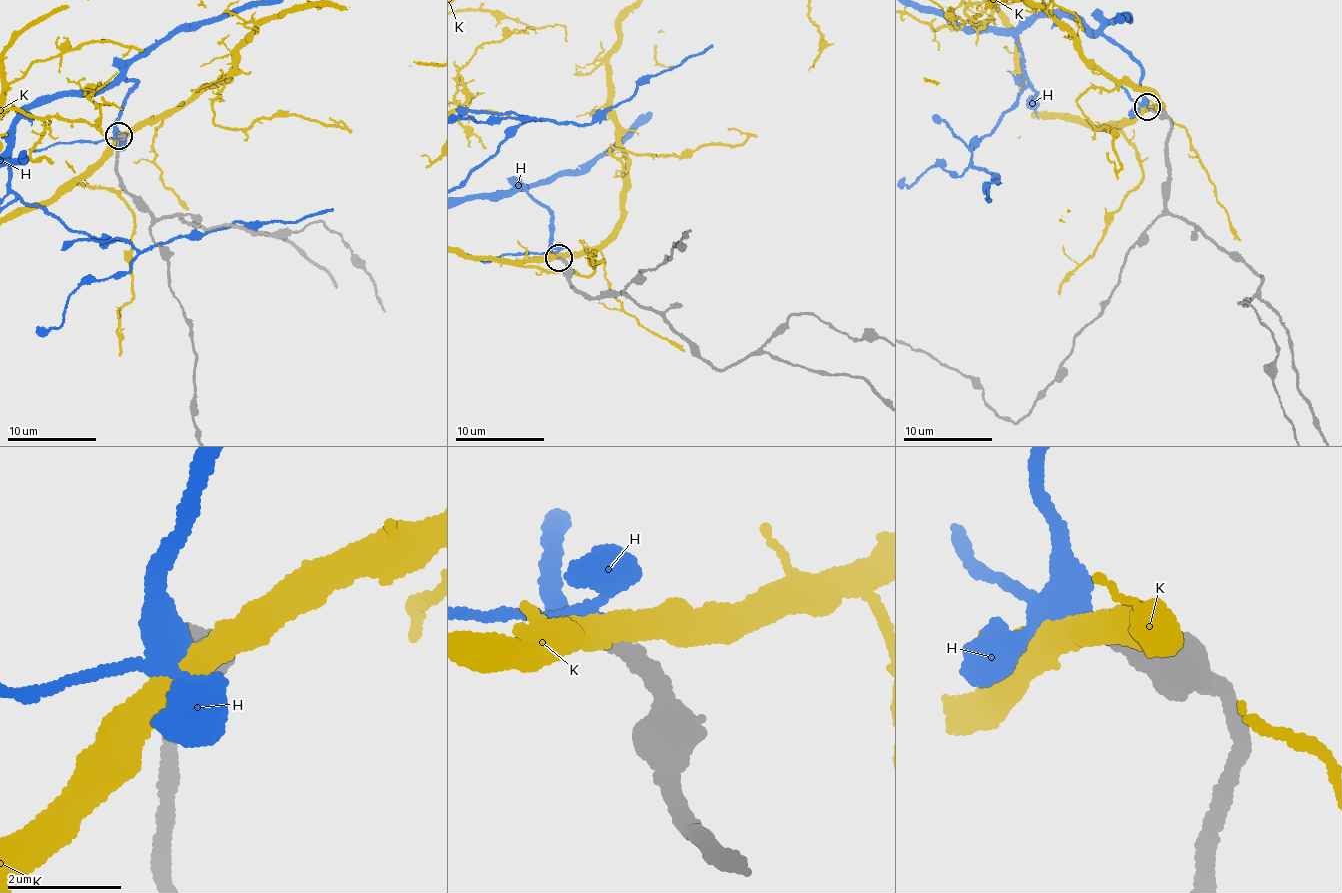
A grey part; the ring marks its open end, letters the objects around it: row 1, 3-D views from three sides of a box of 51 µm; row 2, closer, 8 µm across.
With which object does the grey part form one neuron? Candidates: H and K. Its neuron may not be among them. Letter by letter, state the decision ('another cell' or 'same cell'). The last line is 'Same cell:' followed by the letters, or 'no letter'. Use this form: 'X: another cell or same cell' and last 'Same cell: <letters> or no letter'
H: same cell
K: another cell
Same cell: H

